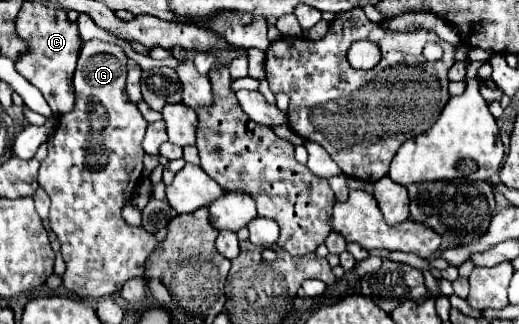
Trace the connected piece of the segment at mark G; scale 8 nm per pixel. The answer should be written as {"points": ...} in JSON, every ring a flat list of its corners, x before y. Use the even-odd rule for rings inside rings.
{"points":[[89,40,81,48,77,70,73,76,75,86,75,106,71,112,59,118,57,130,49,140,49,154,41,162,37,182,51,198,49,226,61,242,61,254,67,264,63,274,63,286,79,296,103,298,119,292,125,282,133,278,143,278,145,260,157,248,157,238,147,230,137,230,129,226,121,210,132,198,136,182,143,171,145,152,141,148,147,120,141,116,137,106,127,98,125,92,127,78,127,54,117,44,107,44,101,40]]}

